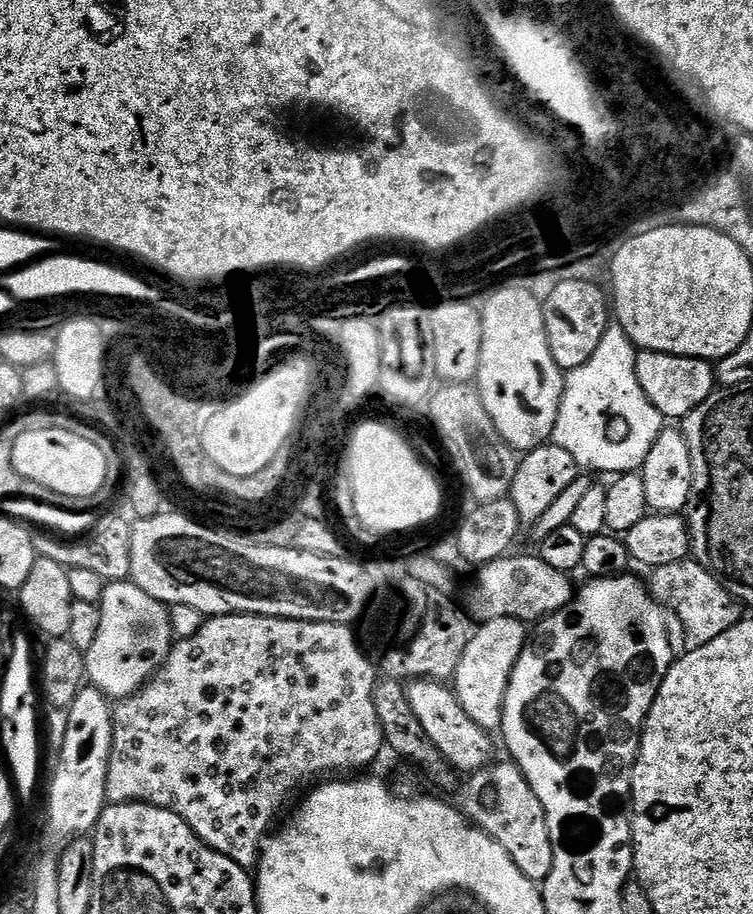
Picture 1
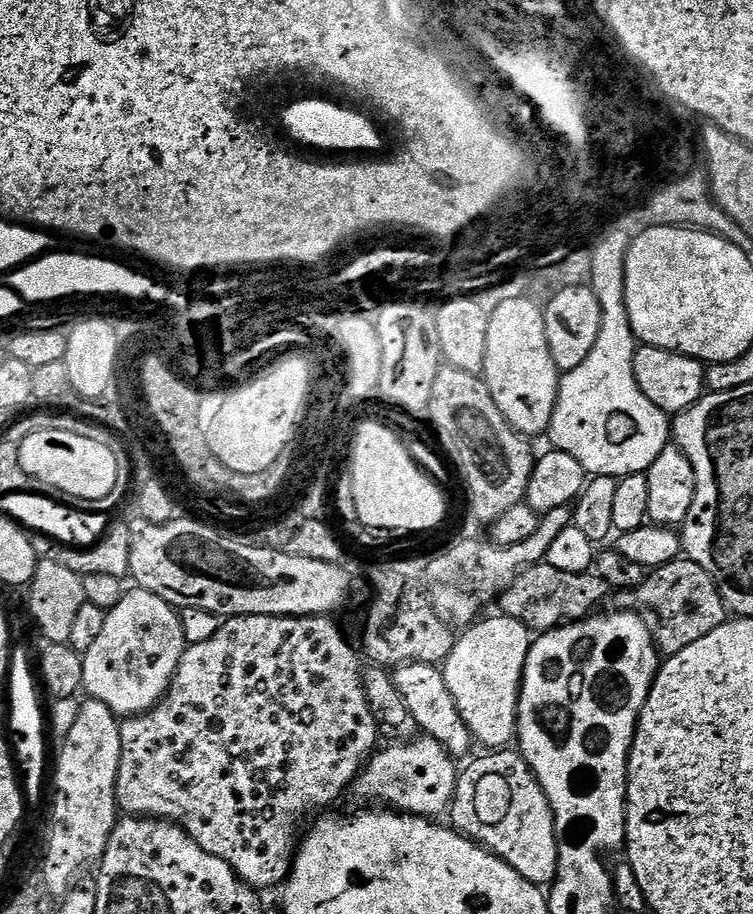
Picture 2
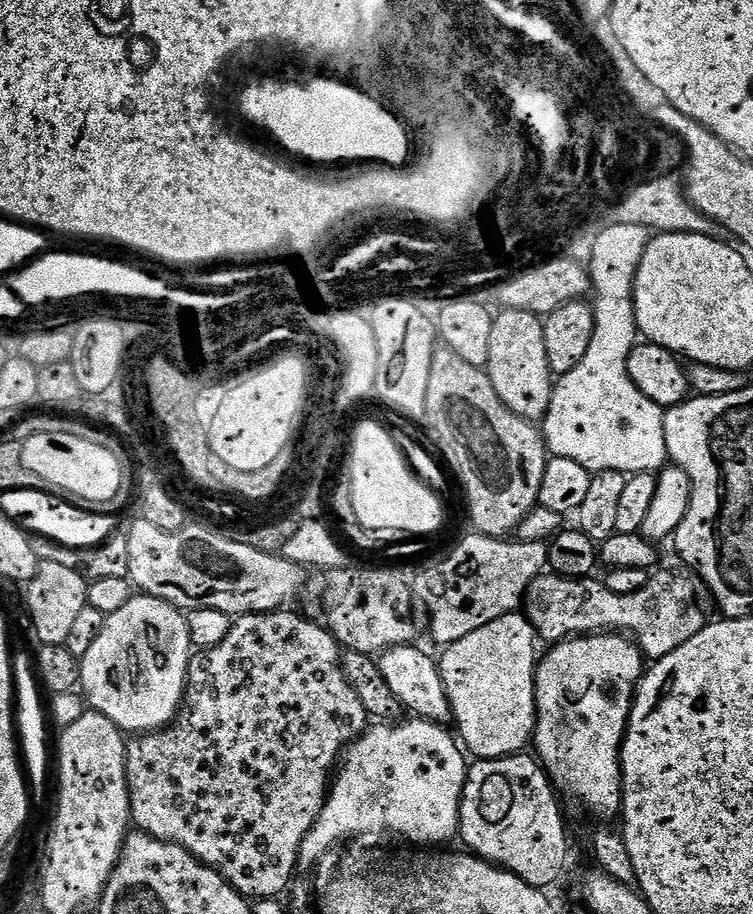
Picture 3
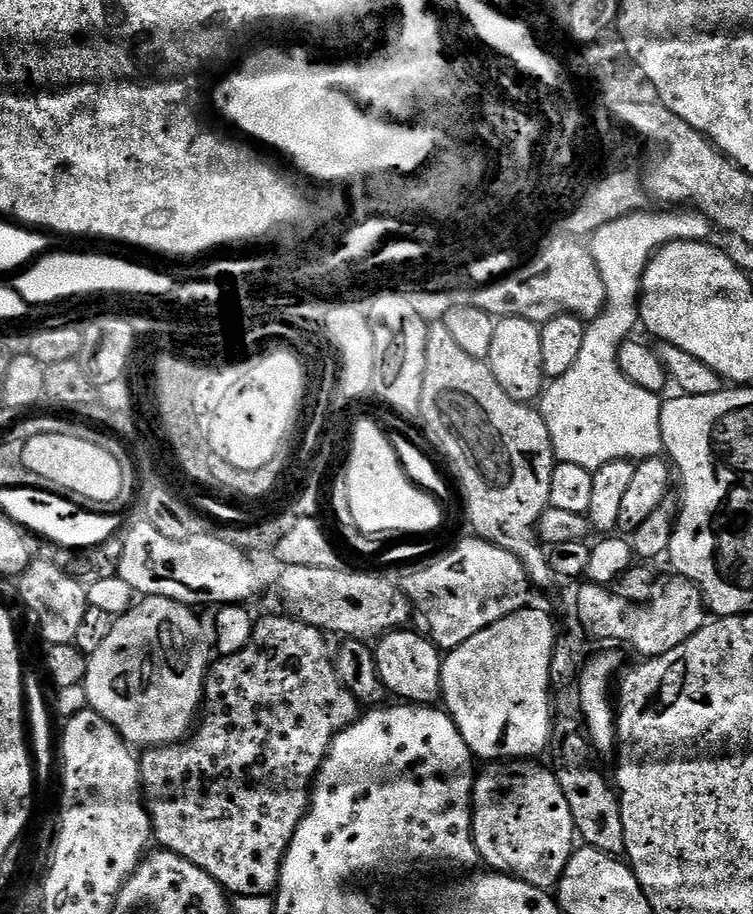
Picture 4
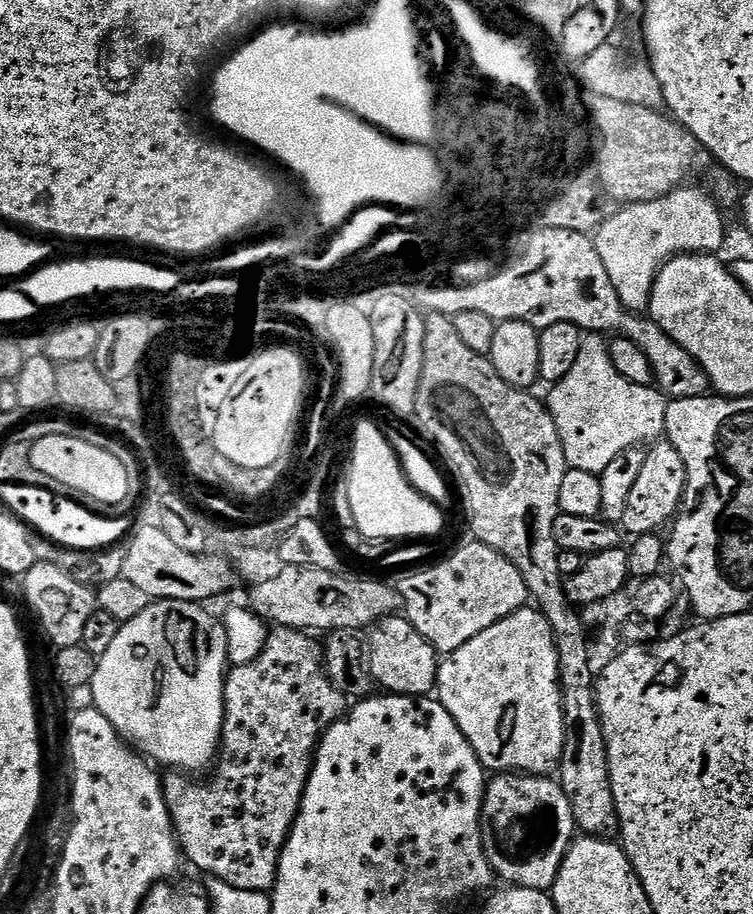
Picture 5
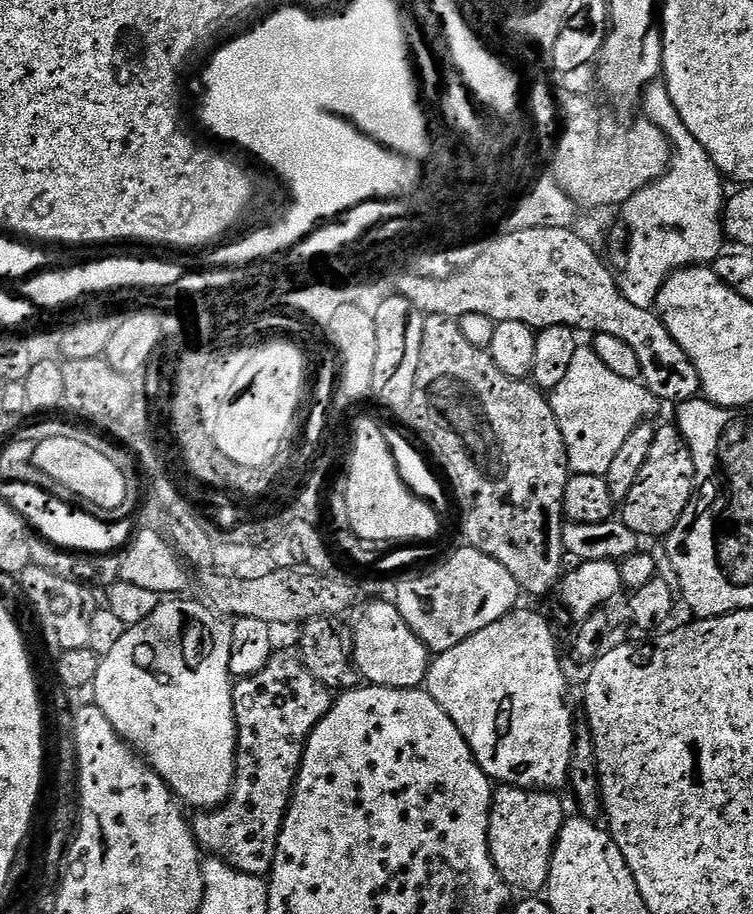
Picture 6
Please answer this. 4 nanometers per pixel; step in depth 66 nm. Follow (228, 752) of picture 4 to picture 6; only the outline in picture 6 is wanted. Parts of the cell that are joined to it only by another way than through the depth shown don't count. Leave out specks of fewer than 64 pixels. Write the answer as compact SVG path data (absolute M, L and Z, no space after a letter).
M273 651L272 656L257 673L235 681L232 690L232 701L234 702L236 730L238 733L238 763L236 766L236 780L232 784L232 795L219 808L201 811L197 815L200 817L197 820L193 819L191 821L192 833L196 836L197 844L200 845L205 853L220 856L230 866L234 866L246 874L254 874L255 876L267 877L271 873L272 865L276 862L276 842L280 839L280 832L284 828L284 819L288 813L288 805L291 804L296 790L296 776L300 773L300 763L304 757L304 748L308 745L308 736L318 726L318 722L322 722L322 718L326 718L326 714L331 710L334 703L333 689L326 687L322 682L318 682L318 678L310 672L301 660L301 657L295 651L292 652Z

